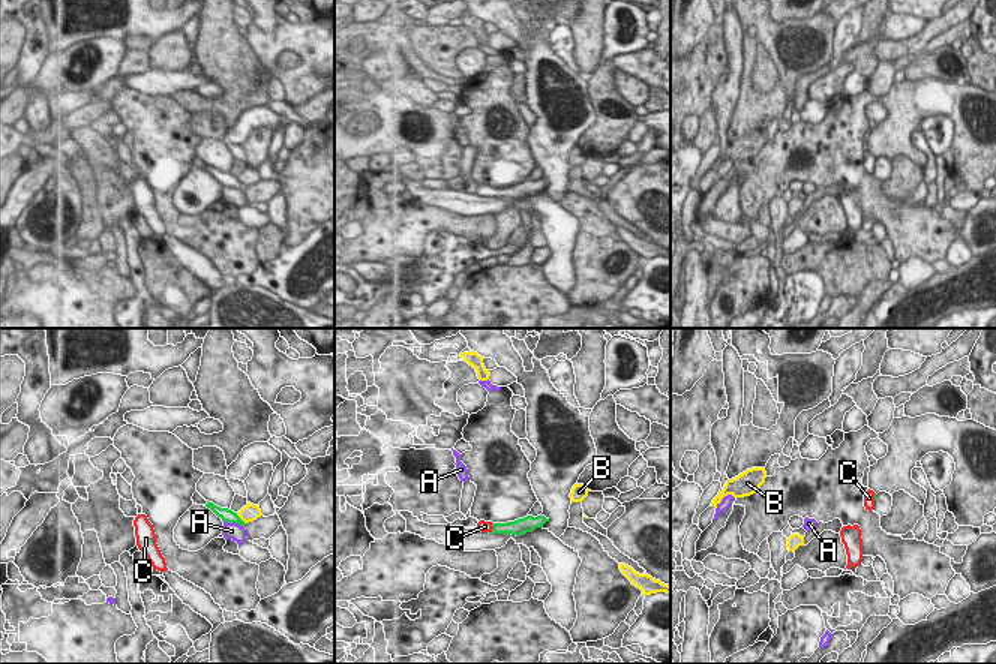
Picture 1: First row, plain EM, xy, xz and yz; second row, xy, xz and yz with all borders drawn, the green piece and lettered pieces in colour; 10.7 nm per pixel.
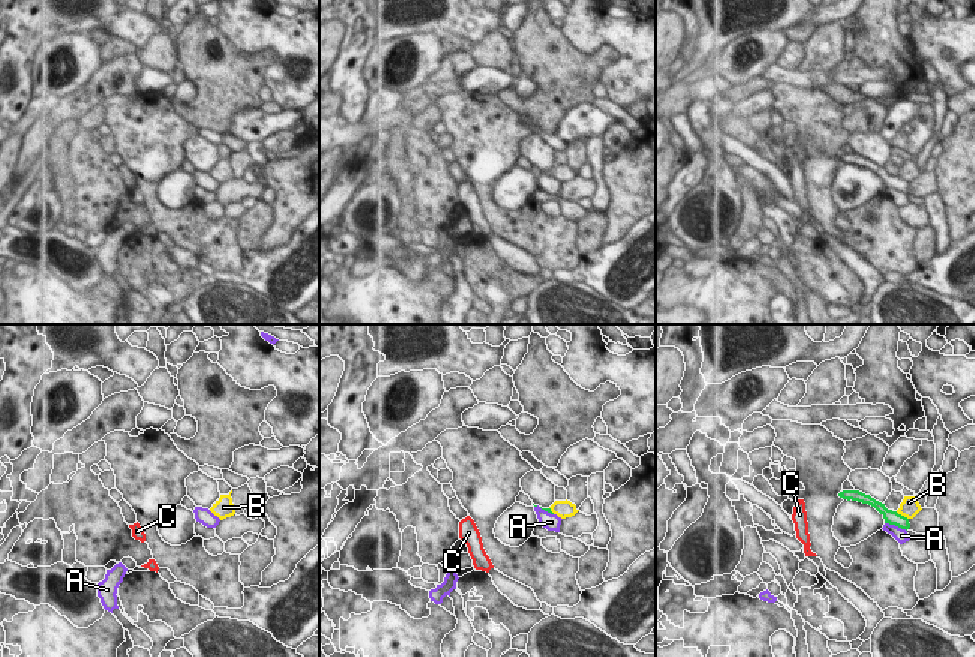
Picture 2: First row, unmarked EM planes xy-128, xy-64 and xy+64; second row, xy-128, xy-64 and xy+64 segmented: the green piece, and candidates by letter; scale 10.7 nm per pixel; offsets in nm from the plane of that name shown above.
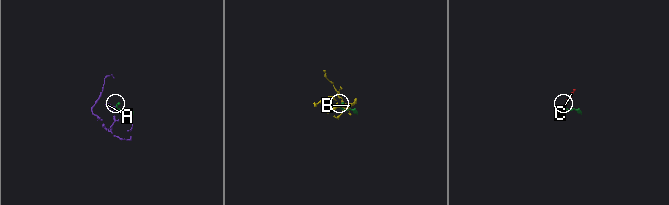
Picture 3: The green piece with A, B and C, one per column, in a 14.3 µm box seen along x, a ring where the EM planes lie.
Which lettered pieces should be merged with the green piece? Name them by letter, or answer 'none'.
C

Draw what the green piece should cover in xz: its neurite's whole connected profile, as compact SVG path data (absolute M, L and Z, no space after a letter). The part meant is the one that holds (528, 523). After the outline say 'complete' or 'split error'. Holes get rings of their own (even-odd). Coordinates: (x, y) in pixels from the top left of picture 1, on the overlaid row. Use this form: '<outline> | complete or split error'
M542 514L537 517L526 516L524 519L518 519L514 522L507 522L507 523L492 523L480 520L477 523L477 529L489 534L512 534L520 537L526 532L532 532L536 528L543 528L546 522L549 522L549 519L546 519Z | split error

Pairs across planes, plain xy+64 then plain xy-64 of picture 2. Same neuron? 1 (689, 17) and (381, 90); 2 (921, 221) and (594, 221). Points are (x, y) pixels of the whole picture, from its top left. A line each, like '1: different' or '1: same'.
1: different
2: different

